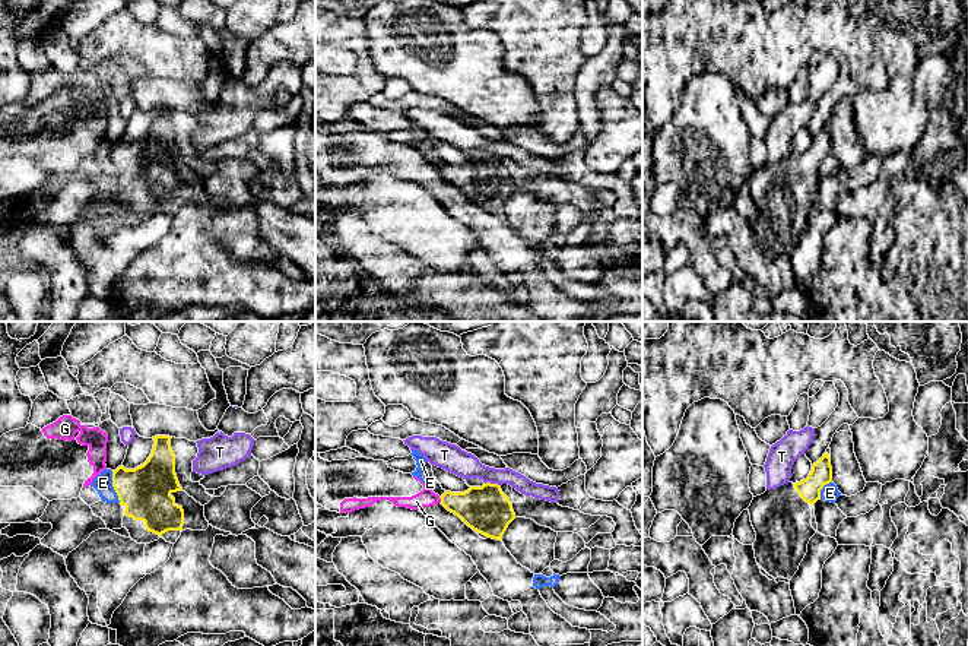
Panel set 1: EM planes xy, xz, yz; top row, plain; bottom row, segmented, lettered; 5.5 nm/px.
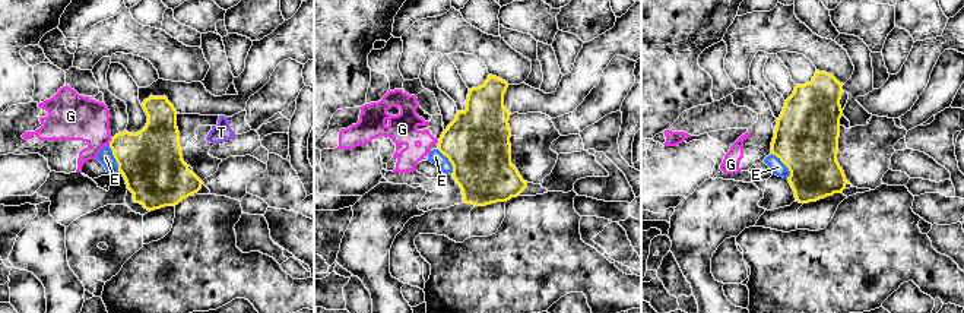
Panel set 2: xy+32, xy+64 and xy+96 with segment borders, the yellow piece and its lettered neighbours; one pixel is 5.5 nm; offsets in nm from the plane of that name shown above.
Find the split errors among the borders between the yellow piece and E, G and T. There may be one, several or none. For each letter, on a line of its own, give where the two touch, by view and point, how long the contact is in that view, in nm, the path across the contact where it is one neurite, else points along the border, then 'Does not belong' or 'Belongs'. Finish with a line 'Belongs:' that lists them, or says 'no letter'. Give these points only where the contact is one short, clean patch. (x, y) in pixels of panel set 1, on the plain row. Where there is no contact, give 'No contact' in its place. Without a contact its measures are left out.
E: Touches yellow at xy (113, 158). Shared border 180 nm. Boundary: xy (111, 143), (111, 158), (120, 174). Does not belong
G: Touches yellow at xz (441, 173). Shared border 40 nm. Boundary: xz (438, 170), (441, 174). Does not belong
T: Touches yellow at xz (492, 157). Shared border 90 nm. Boundary: xz (485, 155), (497, 155), (500, 158). Does not belong
Belongs: no letter

